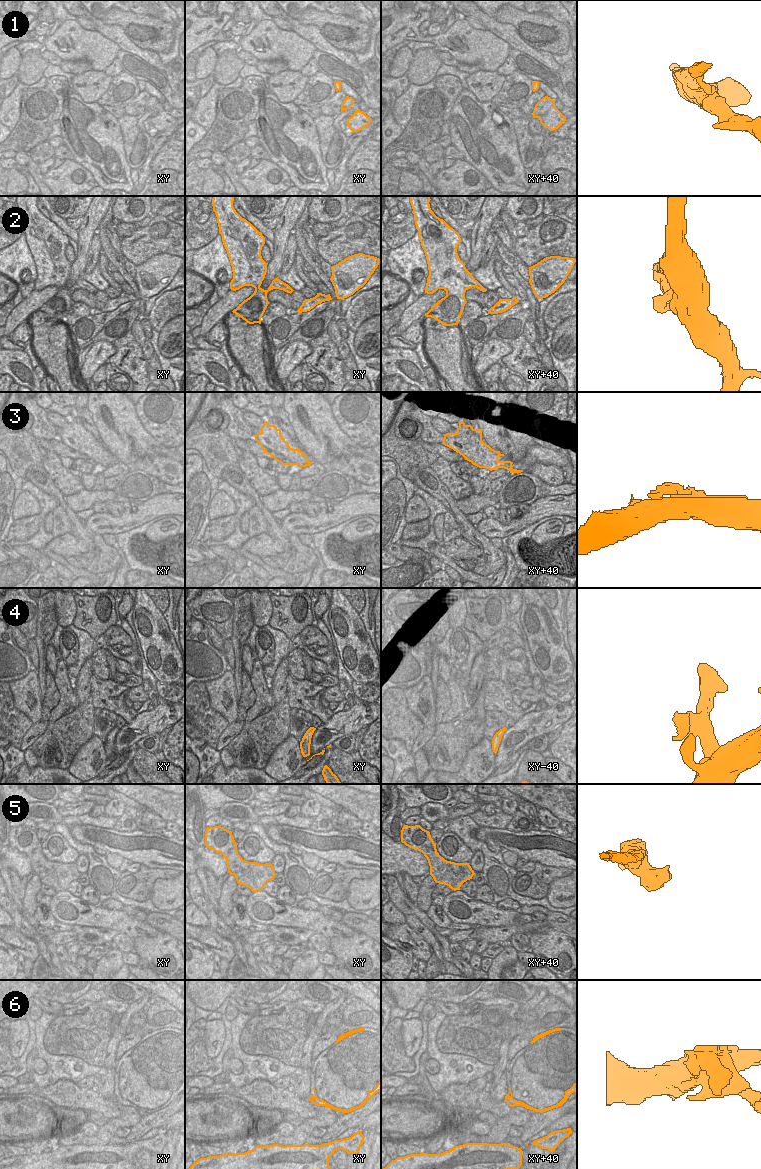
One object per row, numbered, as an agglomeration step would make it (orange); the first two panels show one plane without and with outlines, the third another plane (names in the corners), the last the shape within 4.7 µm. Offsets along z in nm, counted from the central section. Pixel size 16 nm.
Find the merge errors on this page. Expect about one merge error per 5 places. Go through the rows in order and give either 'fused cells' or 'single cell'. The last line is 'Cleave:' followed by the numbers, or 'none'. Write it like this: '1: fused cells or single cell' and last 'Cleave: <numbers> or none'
1: single cell
2: single cell
3: single cell
4: single cell
5: single cell
6: fused cells
Cleave: 6

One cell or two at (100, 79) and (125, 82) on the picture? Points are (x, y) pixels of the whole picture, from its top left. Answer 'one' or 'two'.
two

